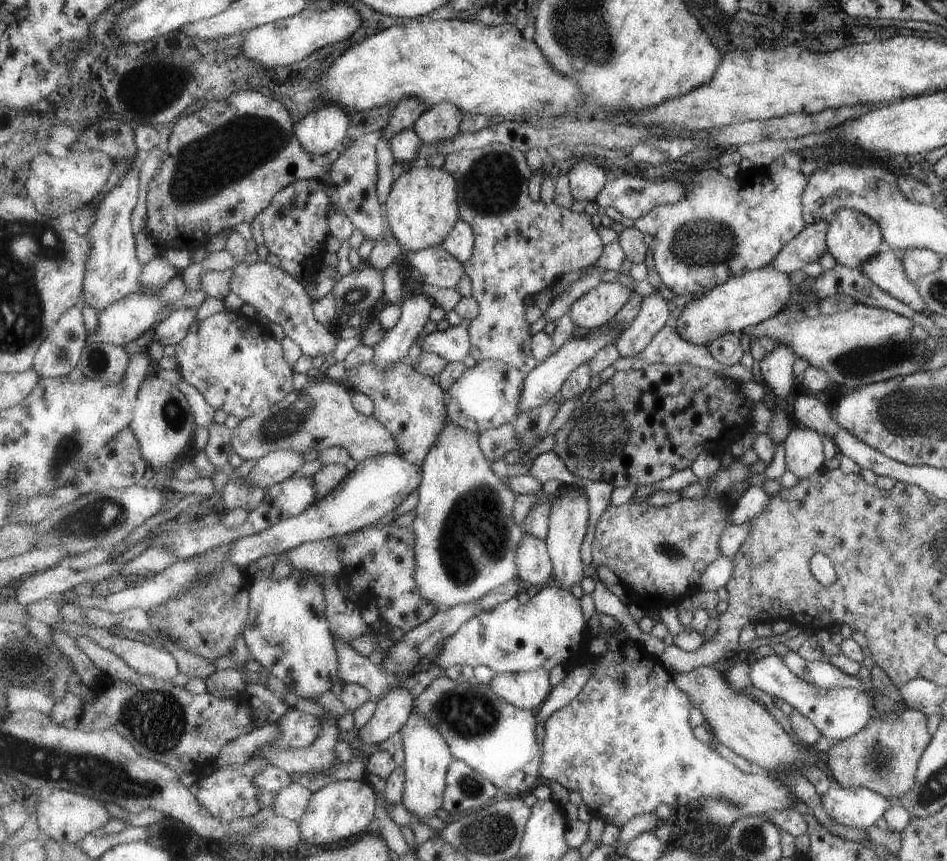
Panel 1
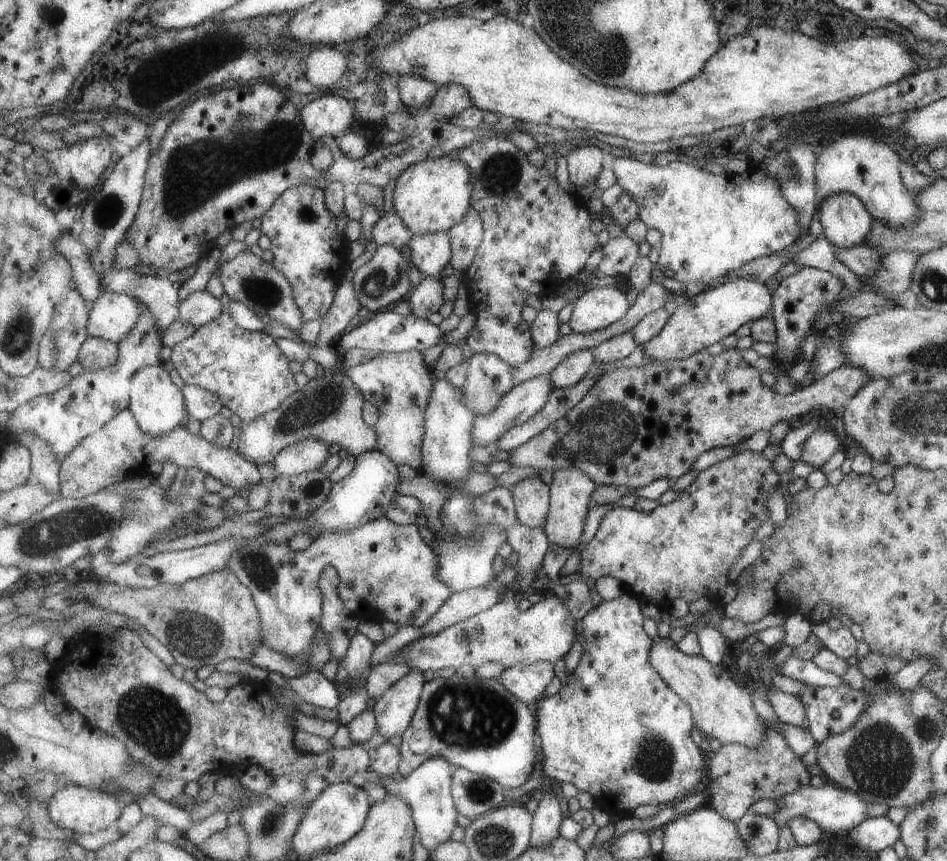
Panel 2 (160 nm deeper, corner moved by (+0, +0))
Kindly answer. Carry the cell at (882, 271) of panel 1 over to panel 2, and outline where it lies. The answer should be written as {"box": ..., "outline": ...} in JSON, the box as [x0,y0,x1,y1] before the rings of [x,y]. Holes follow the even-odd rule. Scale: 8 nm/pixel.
{"box":[832,244,881,278],"outline":[[[867,244],[851,246],[848,249],[833,245],[832,249],[835,258],[851,270],[853,274],[861,278],[874,273],[876,266],[880,263],[881,253],[878,253],[876,249]]]}

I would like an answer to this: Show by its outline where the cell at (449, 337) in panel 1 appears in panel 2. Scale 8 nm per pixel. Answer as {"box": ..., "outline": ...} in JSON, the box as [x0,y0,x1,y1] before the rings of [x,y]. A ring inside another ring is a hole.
{"box":[336,308,477,356],"outline":[[[387,308],[385,312],[379,311],[375,316],[366,323],[359,325],[353,330],[348,330],[343,334],[336,345],[337,351],[340,355],[344,356],[349,349],[367,349],[374,353],[402,353],[410,350],[420,350],[424,356],[426,350],[432,346],[443,343],[446,348],[449,345],[461,344],[463,340],[468,340],[475,323],[477,322],[477,315],[473,309],[471,309],[459,322],[457,328],[453,328],[451,331],[443,332],[441,328],[431,324],[429,320],[415,317],[411,315],[401,315],[397,312],[392,312],[390,308]]]}

